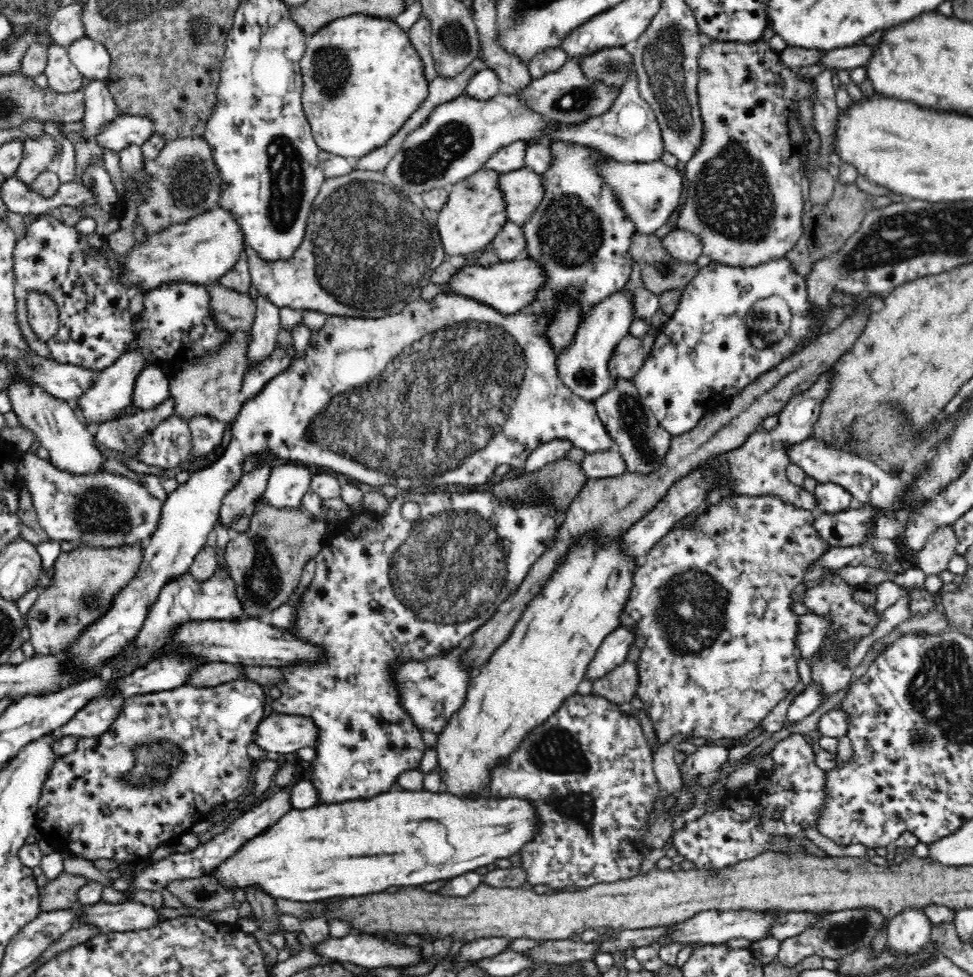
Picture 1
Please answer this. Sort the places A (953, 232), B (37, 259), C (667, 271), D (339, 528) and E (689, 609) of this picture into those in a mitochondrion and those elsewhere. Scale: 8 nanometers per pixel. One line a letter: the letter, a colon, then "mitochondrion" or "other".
A: mitochondrion
B: other
C: mitochondrion
D: other
E: mitochondrion

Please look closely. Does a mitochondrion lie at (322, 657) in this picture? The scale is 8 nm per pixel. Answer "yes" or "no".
no

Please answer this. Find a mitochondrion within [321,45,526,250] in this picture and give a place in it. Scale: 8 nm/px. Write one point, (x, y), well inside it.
(430, 160)

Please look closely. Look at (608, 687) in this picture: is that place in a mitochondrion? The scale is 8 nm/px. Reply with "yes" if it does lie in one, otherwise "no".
no

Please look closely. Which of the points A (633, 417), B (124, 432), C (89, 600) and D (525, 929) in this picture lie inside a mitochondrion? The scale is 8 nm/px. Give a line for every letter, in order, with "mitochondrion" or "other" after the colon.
A: mitochondrion
B: mitochondrion
C: mitochondrion
D: other

